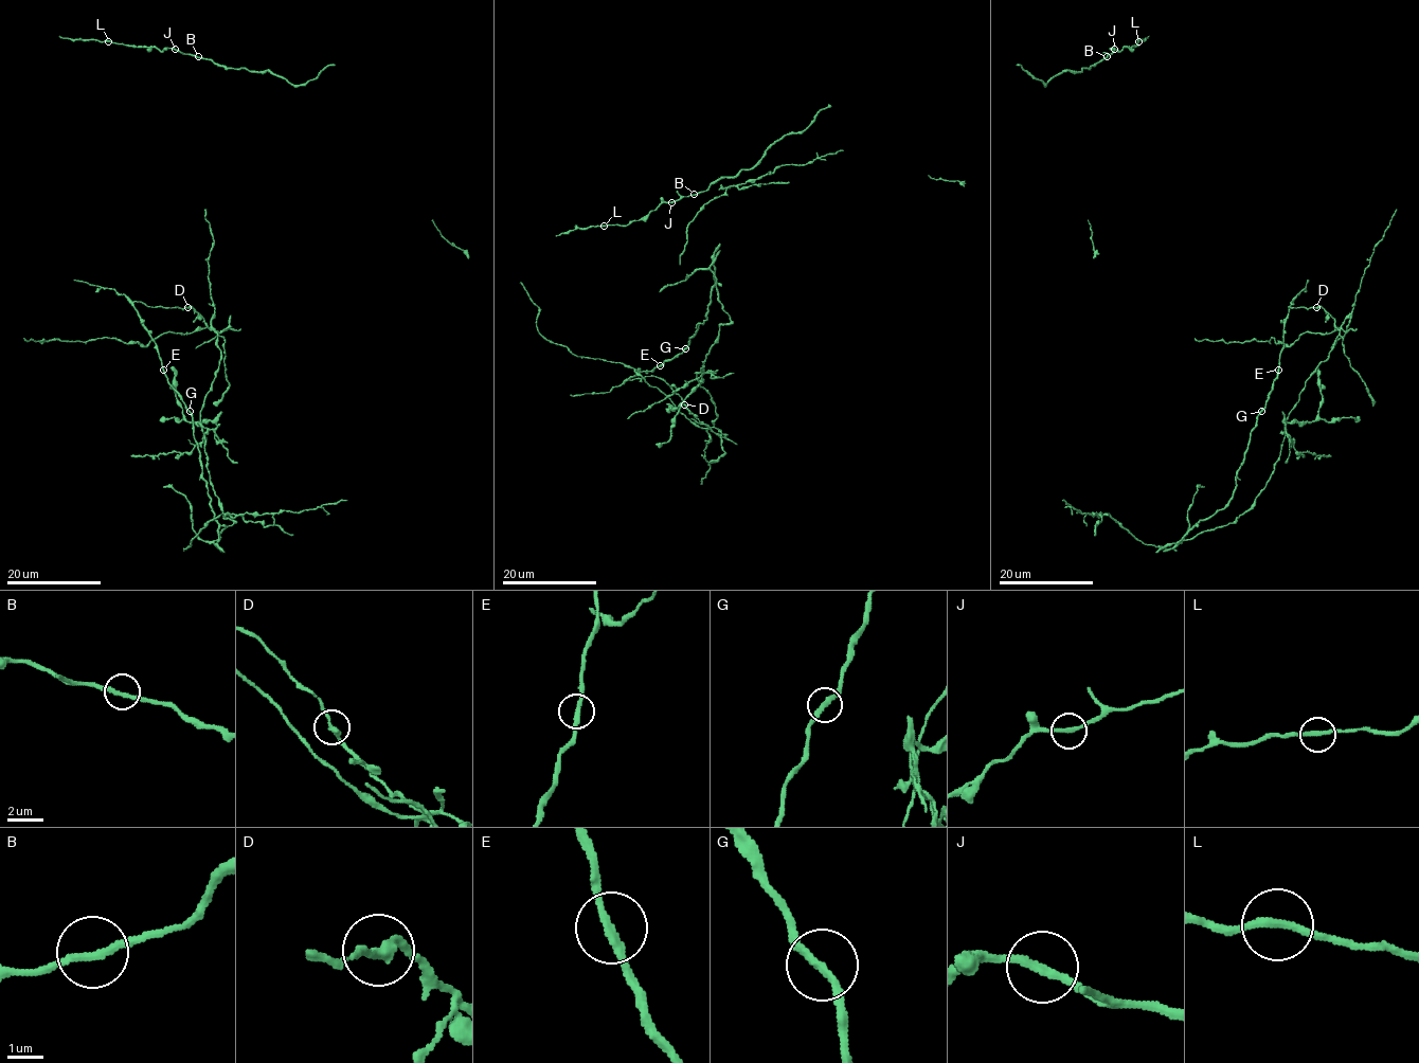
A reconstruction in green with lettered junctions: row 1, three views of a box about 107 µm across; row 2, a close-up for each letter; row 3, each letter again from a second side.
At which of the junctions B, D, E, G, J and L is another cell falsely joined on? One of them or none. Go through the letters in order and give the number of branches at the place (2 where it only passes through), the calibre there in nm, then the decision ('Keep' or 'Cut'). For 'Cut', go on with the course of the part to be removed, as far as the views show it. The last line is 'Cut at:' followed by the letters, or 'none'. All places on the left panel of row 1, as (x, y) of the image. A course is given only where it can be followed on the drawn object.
B: Branches: 2. Thickness 220 nm. Keep
D: Branches: 2. Thickness 240 nm. Cut
E: Branches: 2. Thickness 240 nm. Keep
G: Branches: 2. Thickness 240 nm. Keep
J: Branches: 2. Thickness 200 nm. Keep
L: Branches: 2. Thickness 240 nm. Keep
Cut at: D

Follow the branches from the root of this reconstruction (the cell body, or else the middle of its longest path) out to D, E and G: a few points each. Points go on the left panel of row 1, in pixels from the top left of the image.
D: (179, 393), (168, 381), (156, 341), (132, 303), (139, 301), (150, 307), (189, 307)
E: (179, 393), (163, 370)
G: (179, 393), (190, 411)

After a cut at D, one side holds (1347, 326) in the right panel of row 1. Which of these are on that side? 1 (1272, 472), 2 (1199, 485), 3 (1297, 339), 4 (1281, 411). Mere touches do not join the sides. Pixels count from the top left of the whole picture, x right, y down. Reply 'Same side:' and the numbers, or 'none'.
Same side: 1, 2, 3, 4

